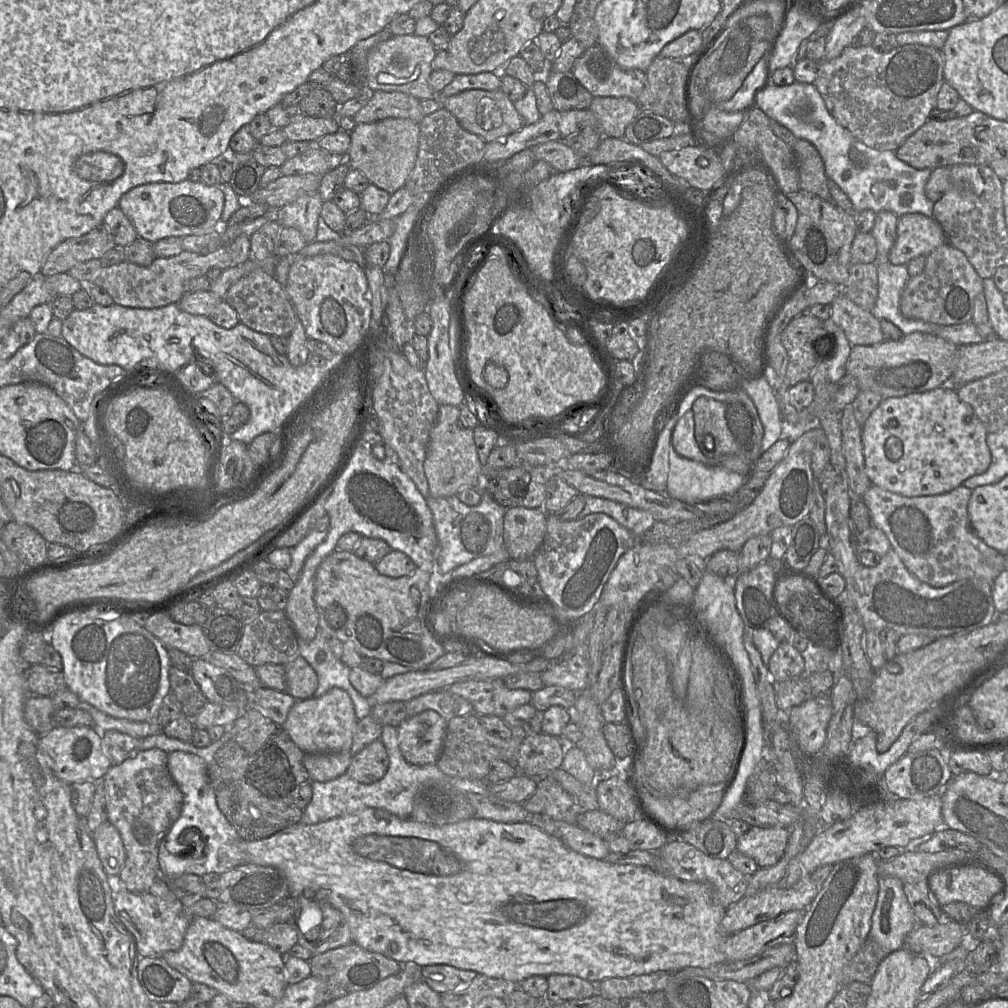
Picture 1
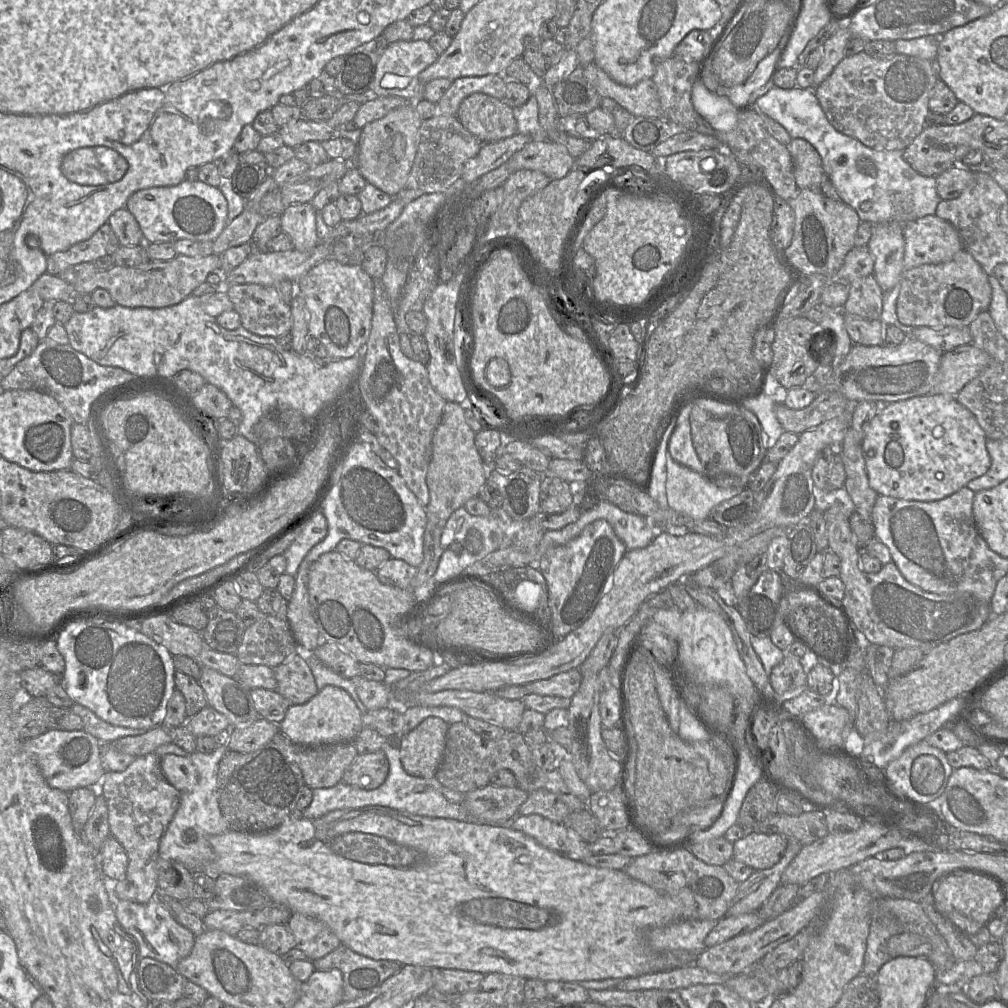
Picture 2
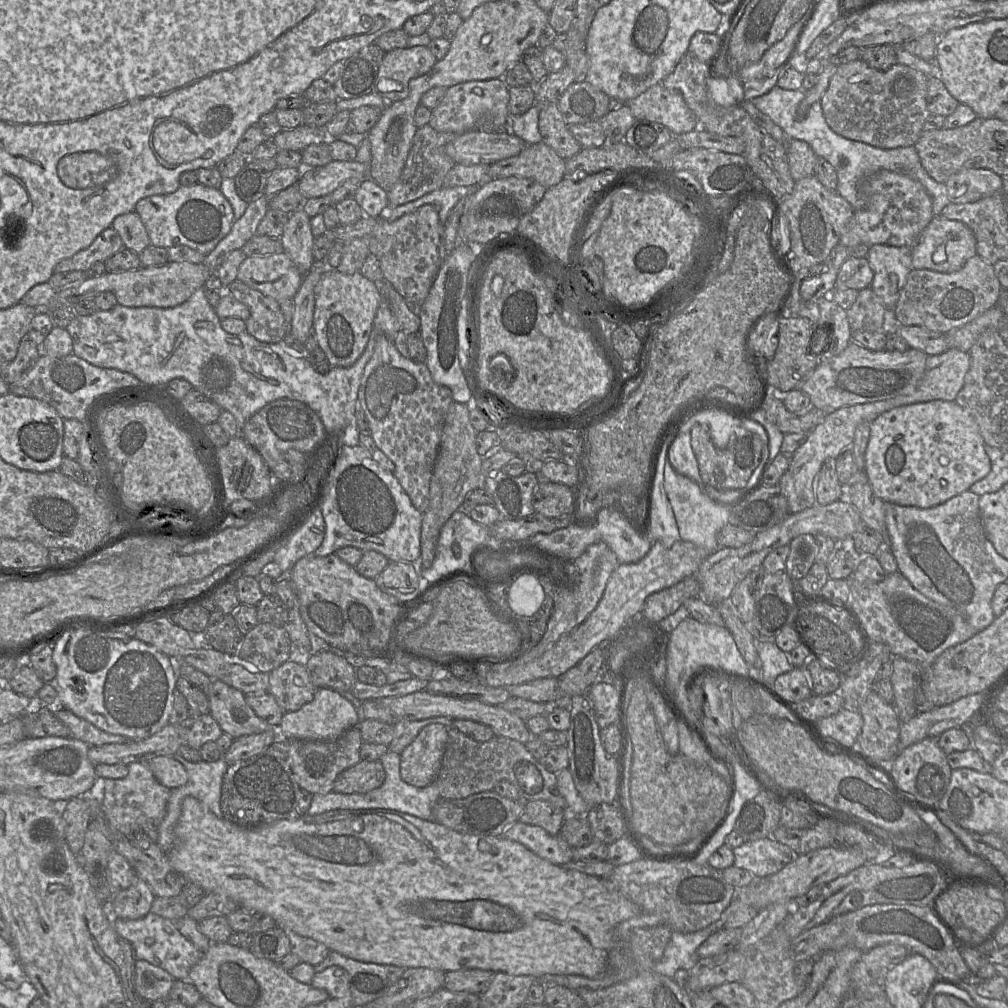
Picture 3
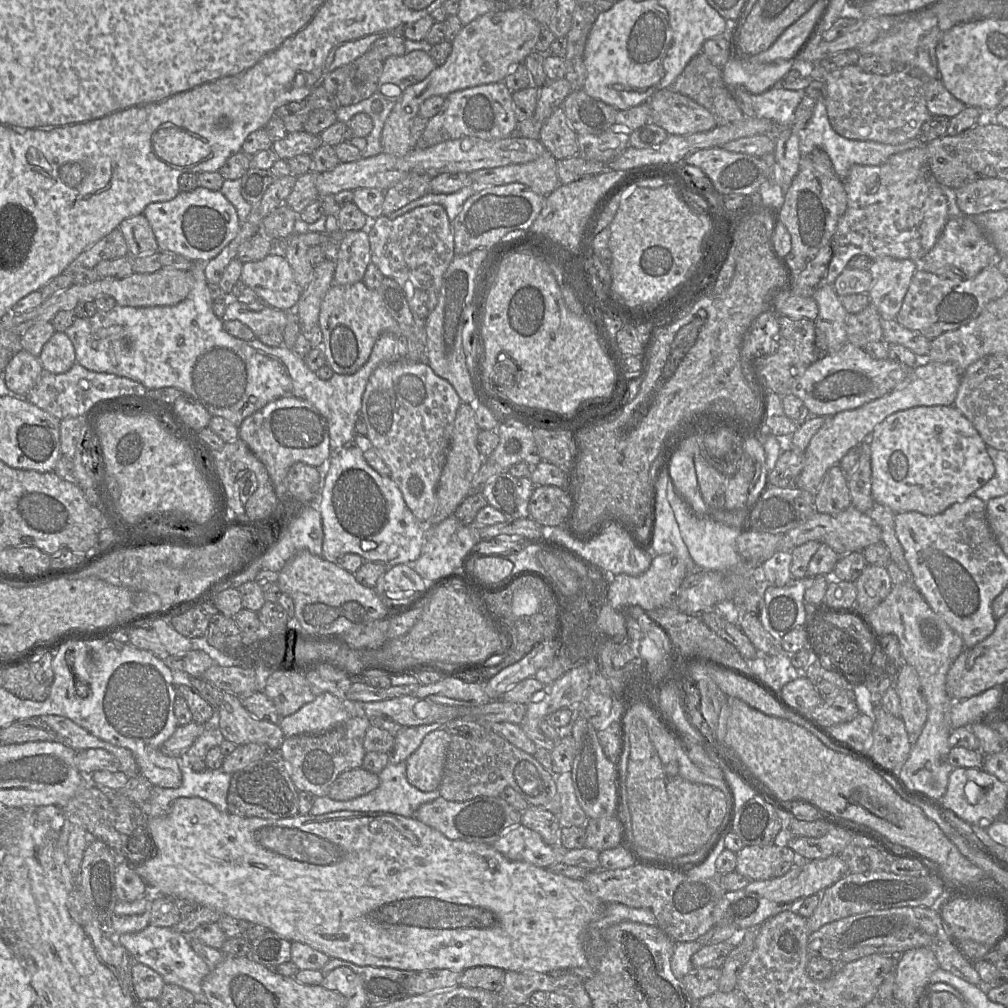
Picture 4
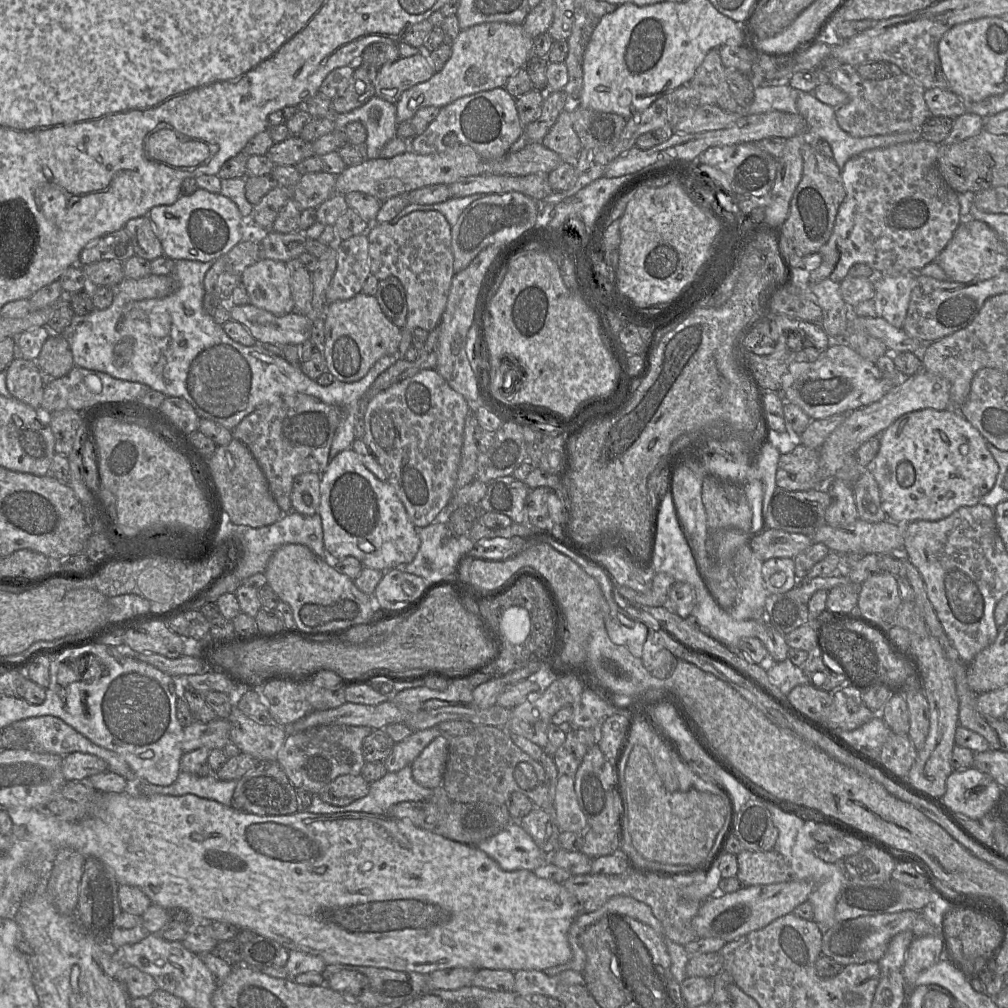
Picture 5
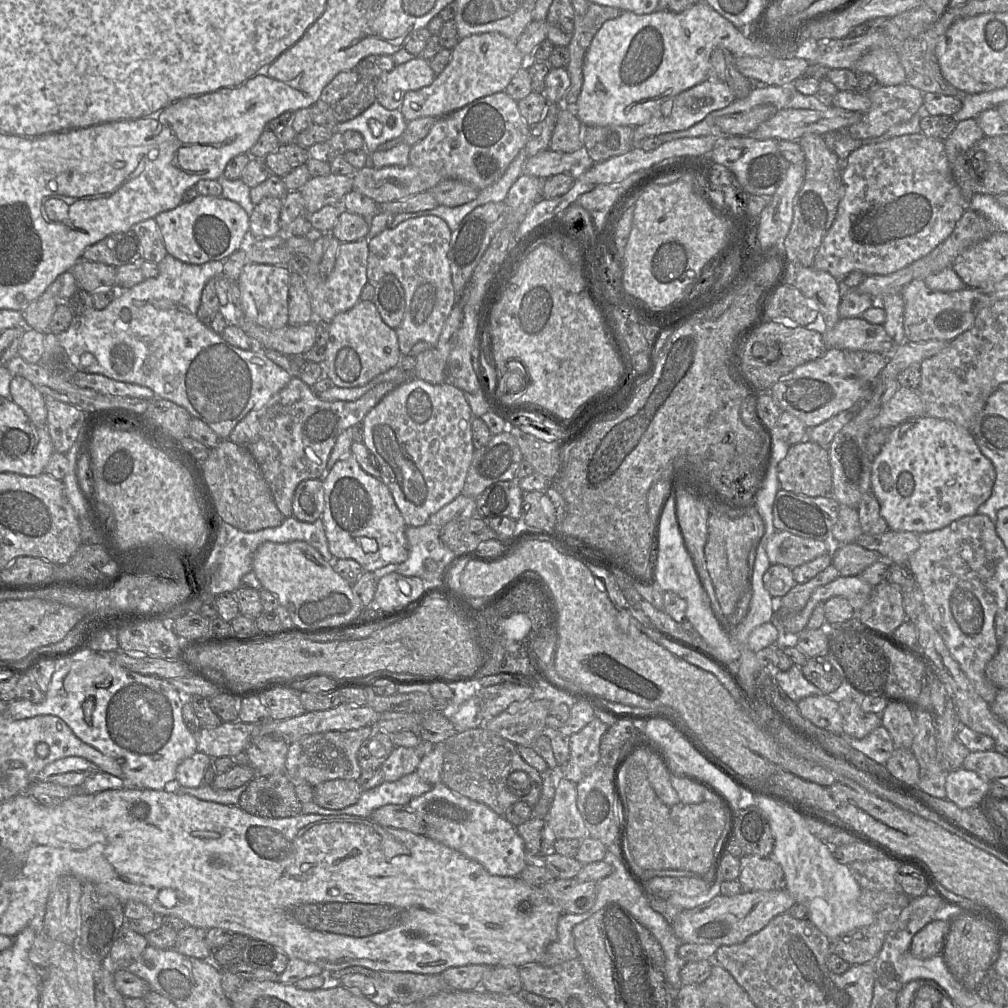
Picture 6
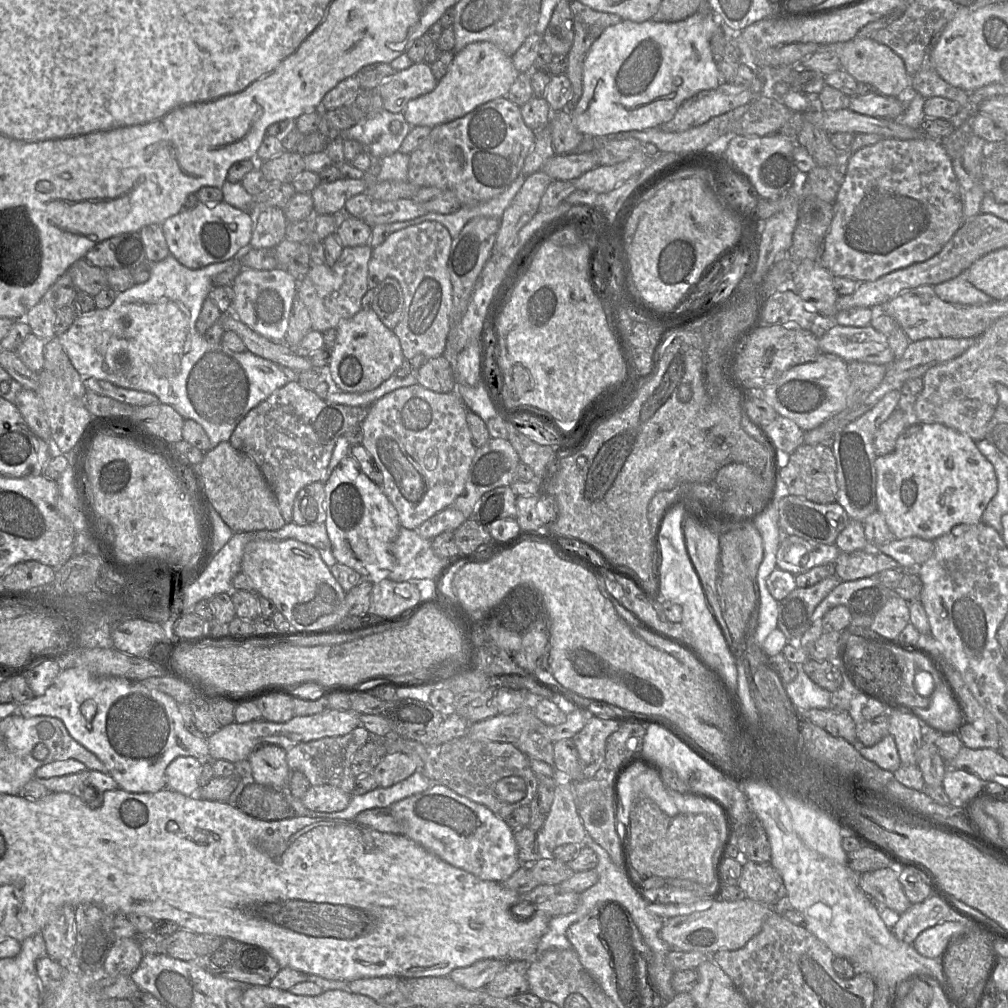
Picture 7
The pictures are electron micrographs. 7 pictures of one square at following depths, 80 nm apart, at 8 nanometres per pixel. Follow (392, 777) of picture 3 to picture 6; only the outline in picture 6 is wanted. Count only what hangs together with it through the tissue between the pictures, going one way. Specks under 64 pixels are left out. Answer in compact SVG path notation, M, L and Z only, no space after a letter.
M414 771L396 781L384 781L372 789L363 791L359 800L346 808L327 809L310 801L302 804L302 813L324 816L352 815L370 817L374 810L385 805L407 805L412 799L429 792L433 786L423 781Z

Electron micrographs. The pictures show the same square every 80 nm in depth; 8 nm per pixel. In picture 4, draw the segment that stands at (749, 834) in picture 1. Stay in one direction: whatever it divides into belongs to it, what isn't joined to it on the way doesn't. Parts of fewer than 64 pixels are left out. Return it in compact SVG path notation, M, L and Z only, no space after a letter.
M745 845L736 852L736 872L750 880L768 880L786 874L794 865L795 852L787 846Z

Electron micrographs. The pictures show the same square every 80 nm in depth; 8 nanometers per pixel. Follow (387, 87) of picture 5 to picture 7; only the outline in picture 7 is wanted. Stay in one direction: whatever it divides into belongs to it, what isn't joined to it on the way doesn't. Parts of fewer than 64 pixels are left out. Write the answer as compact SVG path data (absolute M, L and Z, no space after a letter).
M425 62L413 63L383 81L377 88L383 108L392 113L403 113L408 101L432 91L438 80L430 66Z

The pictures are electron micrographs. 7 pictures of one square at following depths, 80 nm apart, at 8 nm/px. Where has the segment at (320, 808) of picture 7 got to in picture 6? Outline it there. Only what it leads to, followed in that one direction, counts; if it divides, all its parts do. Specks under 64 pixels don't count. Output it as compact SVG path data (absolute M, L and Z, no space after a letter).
M357 780L325 781L313 789L312 801L327 809L342 809L355 804L363 793Z

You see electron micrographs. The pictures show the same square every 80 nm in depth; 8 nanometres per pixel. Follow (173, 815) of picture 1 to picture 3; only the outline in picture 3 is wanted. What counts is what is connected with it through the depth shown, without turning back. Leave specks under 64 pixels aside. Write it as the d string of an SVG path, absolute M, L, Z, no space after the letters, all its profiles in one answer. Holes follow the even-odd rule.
M133 762L128 768L125 778L104 780L103 811L110 826L118 832L125 836L145 832L158 843L158 828L166 815L170 789L155 778L146 762ZM136 875L134 883L115 896L109 906L109 914L113 919L143 918L150 912L154 898L149 886Z

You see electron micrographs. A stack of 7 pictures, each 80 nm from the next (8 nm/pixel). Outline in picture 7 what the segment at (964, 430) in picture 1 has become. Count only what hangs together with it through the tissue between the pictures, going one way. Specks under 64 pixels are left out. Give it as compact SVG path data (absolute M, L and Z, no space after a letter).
M914 423L906 428L899 436L895 450L887 455L878 456L876 459L877 471L877 504L878 511L883 515L888 527L896 539L918 537L933 541L936 538L948 534L956 524L976 524L982 521L983 513L998 491L998 479L993 464L980 452L976 441L969 435L959 432L940 423Z

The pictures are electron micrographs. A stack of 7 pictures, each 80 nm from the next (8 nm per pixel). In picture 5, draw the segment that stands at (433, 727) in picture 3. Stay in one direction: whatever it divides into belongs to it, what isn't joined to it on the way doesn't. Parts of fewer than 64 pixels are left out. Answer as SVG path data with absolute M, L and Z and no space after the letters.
M439 735L411 763L412 776L419 785L430 789L442 786L448 747L449 740Z

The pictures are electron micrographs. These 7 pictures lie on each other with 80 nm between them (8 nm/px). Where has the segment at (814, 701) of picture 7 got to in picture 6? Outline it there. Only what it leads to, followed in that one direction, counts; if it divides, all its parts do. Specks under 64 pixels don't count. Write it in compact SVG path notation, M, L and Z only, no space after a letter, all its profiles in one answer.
M794 664L787 671L774 669L770 673L772 673L774 686L777 686L784 695L795 703L808 696L823 694L817 686L804 676L802 666Z

